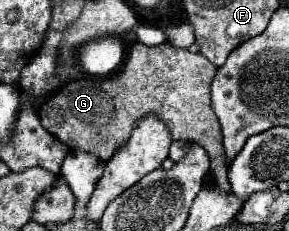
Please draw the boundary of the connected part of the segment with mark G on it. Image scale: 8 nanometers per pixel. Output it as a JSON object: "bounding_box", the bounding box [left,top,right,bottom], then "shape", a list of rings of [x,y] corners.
{"bounding_box":[38,42,230,188],"shape":[[[138,42],[132,46],[128,62],[118,70],[118,74],[106,78],[84,76],[68,80],[56,94],[40,104],[38,116],[42,126],[70,150],[90,152],[102,162],[108,162],[114,152],[128,142],[136,122],[152,114],[168,126],[172,140],[190,140],[200,144],[212,160],[216,182],[230,188],[226,182],[222,130],[210,106],[210,84],[214,74],[216,66],[202,54],[178,50],[166,42],[157,46]]]}

